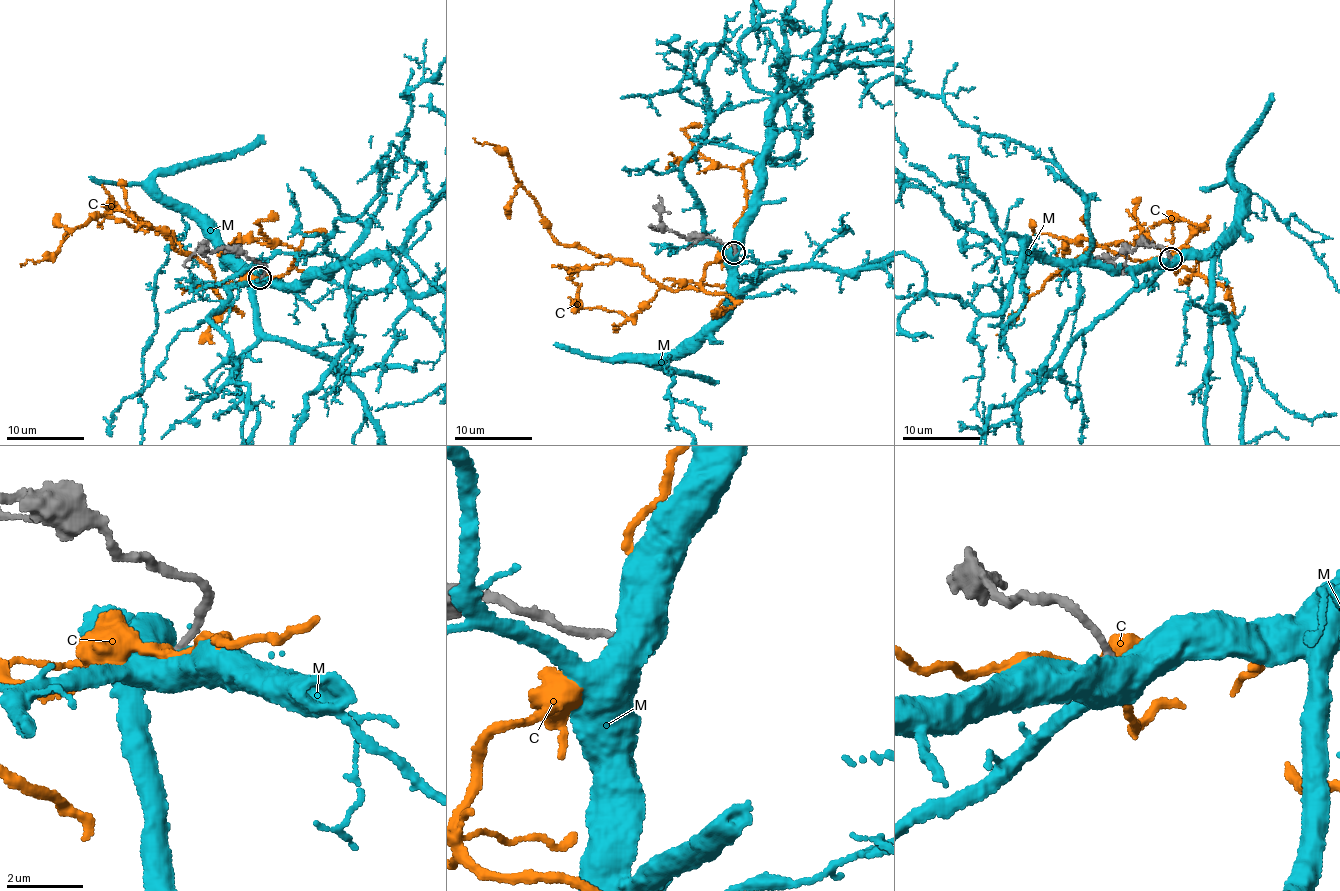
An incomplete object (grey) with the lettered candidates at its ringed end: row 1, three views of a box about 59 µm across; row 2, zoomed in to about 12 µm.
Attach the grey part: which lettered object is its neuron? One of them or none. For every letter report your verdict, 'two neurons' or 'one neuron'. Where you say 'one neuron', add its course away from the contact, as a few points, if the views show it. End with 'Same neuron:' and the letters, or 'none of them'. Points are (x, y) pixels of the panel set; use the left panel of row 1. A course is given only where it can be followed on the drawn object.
C: one neuron | via (259, 277), (215, 285), (196, 257), (178, 254), (159, 230), (97, 213), (56, 251), (20, 264)
M: two neurons
Same neuron: C

